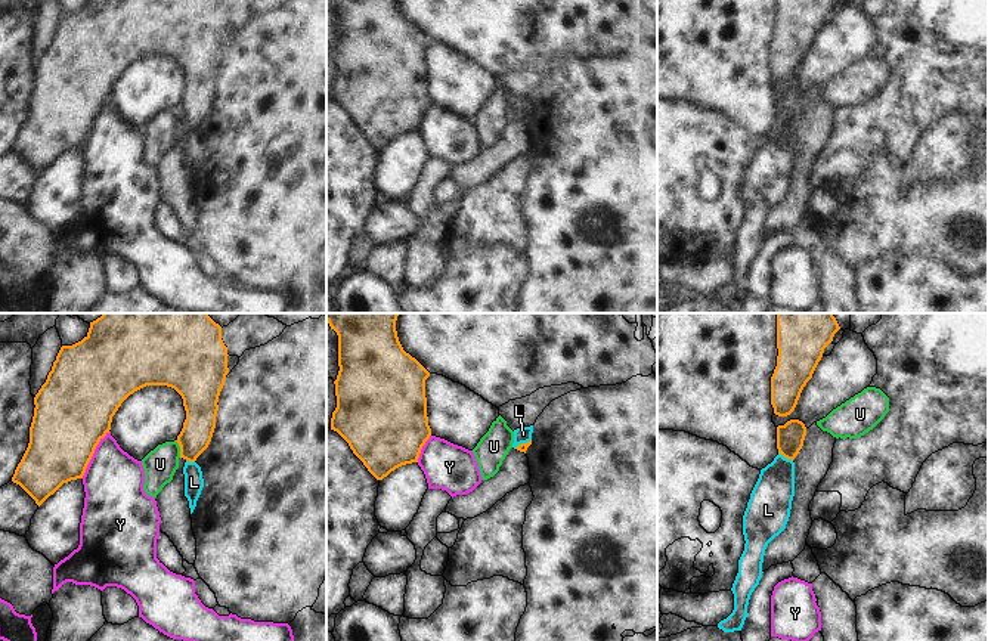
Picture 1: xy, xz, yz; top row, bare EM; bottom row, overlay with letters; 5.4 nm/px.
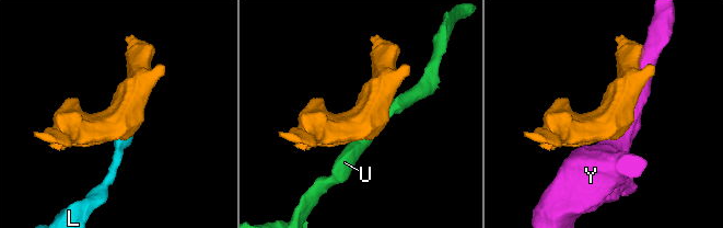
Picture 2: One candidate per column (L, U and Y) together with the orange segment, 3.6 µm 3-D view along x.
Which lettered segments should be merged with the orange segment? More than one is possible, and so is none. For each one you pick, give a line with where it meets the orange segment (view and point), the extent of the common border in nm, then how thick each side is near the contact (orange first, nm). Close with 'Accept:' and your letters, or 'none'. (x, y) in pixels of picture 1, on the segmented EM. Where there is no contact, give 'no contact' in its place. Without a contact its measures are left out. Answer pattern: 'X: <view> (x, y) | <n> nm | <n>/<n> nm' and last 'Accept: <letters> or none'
Accept: none

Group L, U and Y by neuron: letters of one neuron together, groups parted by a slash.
L / U / Y

